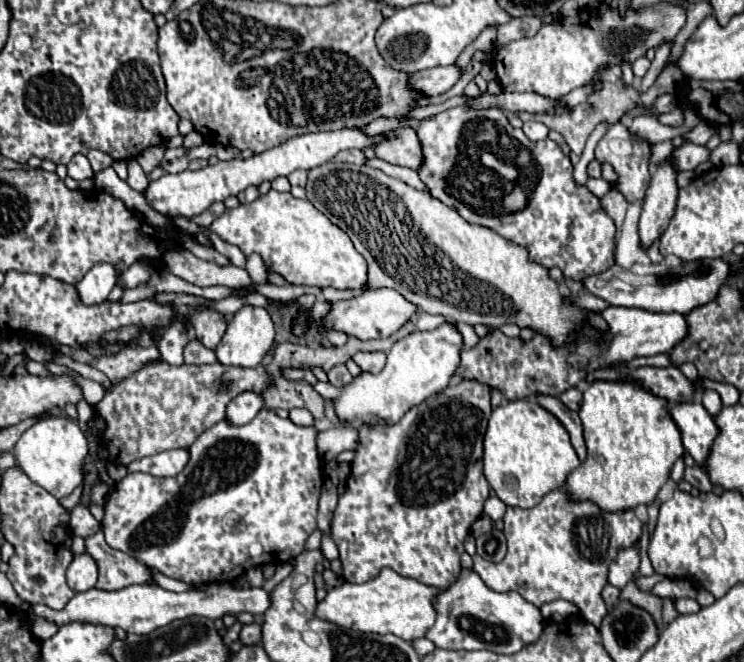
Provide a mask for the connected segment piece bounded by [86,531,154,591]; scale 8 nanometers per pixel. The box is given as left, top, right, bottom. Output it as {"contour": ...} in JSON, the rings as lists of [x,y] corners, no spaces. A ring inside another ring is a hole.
{"contour":[[[102,531],[86,539],[86,553],[92,555],[98,563],[100,575],[96,589],[114,591],[114,589],[124,589],[126,585],[154,581],[152,569],[148,565],[142,565],[142,561],[118,549],[110,549],[110,545],[106,545],[106,539],[102,537]]]}

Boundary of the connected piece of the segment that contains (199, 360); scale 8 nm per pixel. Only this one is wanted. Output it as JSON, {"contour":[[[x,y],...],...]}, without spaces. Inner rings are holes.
{"contour":[[[192,339],[184,349],[184,363],[188,365],[204,365],[204,363],[216,363],[216,355],[212,349],[206,349],[200,341]]]}

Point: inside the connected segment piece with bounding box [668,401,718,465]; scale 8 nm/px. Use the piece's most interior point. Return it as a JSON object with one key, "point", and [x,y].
{"point":[697,426]}

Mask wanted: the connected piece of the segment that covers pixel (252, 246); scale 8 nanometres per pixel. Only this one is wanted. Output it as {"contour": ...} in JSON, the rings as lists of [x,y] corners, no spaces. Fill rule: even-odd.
{"contour":[[[270,189],[264,197],[258,197],[256,201],[248,205],[240,205],[236,209],[226,209],[224,215],[220,215],[210,229],[218,233],[224,241],[236,245],[242,249],[244,255],[260,253],[264,263],[280,273],[288,283],[292,285],[316,285],[316,287],[336,287],[336,289],[358,289],[366,283],[366,259],[356,251],[350,237],[338,229],[326,215],[322,215],[308,199],[294,199],[290,193],[278,193]]]}

